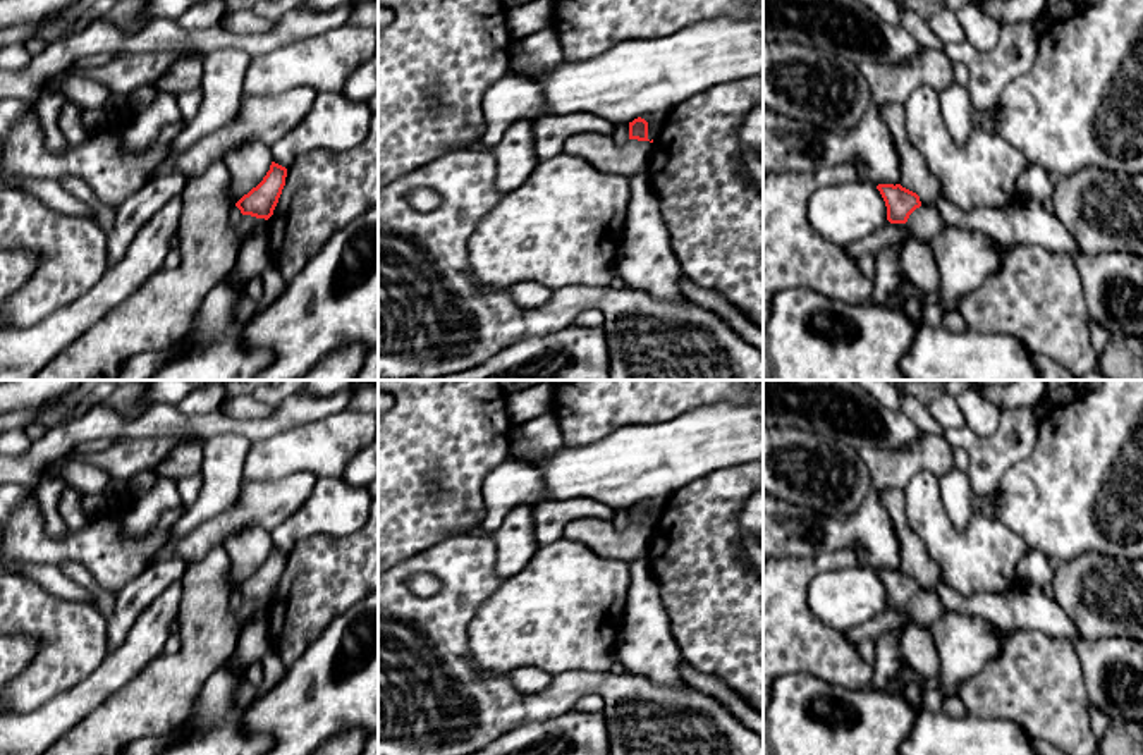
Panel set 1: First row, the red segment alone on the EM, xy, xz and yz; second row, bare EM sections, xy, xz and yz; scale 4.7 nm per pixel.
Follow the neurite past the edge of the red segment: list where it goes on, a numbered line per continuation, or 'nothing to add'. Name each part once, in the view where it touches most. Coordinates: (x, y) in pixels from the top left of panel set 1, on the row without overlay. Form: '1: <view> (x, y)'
nothing to add

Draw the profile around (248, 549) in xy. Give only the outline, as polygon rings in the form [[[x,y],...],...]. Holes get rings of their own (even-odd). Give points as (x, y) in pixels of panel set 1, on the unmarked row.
[[[248,526],[225,542],[230,557],[230,578],[235,588],[256,573],[273,547],[272,531],[261,526]]]

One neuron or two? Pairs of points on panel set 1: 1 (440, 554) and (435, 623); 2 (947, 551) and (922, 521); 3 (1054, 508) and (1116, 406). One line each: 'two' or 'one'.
1: one
2: one
3: one

